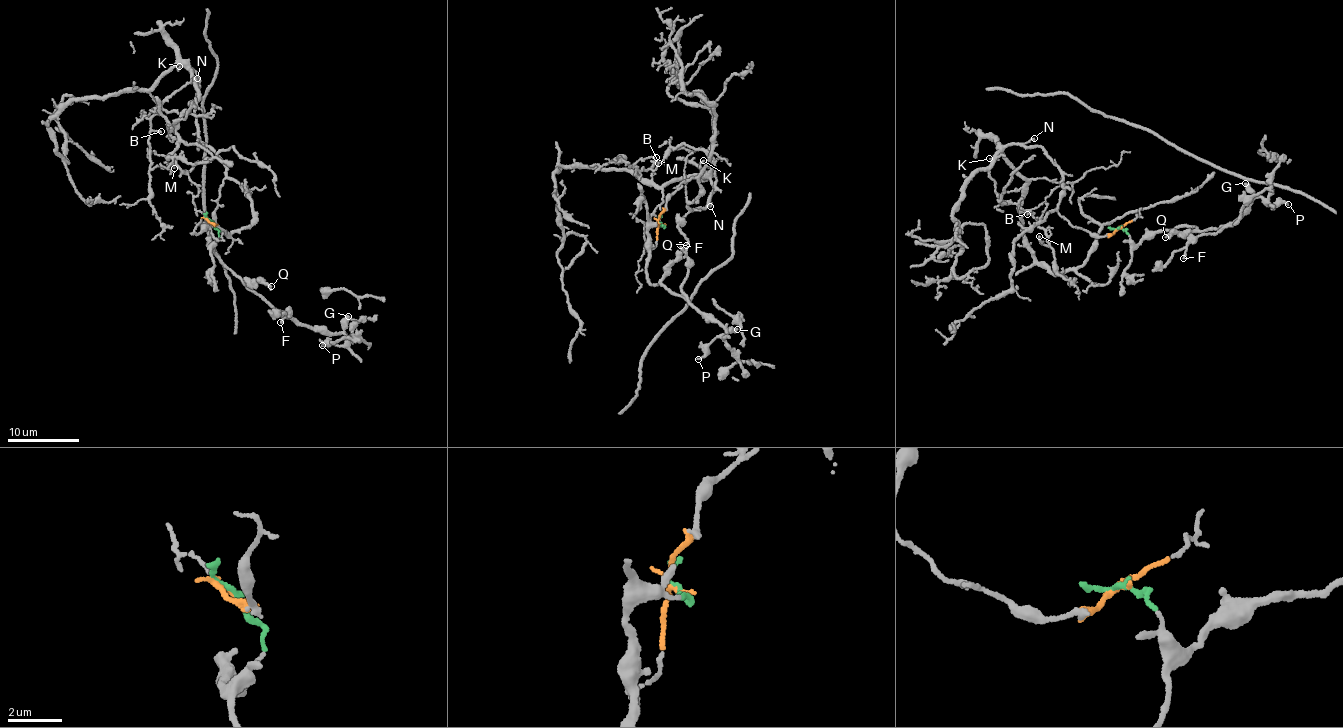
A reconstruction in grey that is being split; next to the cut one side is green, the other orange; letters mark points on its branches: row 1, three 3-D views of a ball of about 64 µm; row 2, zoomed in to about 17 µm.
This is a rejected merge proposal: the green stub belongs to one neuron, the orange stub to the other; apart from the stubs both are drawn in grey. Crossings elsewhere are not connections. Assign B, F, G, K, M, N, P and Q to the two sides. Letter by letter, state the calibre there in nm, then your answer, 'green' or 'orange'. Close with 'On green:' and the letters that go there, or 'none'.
B: 110 nm | orange
F: 160 nm | green
G: 440 nm | green
K: 110 nm | orange
M: 110 nm | orange
N: 140 nm | orange
P: 150 nm | green
Q: 170 nm | green
On green: F, G, P, Q

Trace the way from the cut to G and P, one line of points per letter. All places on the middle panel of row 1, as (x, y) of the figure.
G: (659, 223), (662, 225), (650, 228), (648, 282), (661, 284), (728, 332), (737, 329)
P: (659, 223), (662, 225), (648, 233), (647, 281), (684, 298), (724, 329), (725, 334), (711, 340), (697, 359)

